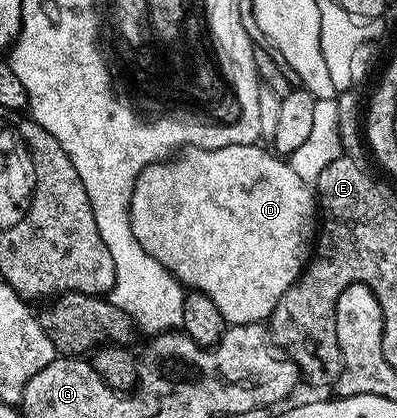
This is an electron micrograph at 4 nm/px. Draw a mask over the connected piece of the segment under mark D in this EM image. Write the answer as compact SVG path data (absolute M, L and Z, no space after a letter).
M260 143L228 144L222 148L190 146L178 151L172 158L149 164L137 175L129 203L131 230L135 234L139 246L143 246L143 250L147 250L147 254L151 254L151 258L158 260L176 280L181 281L186 289L207 294L207 298L211 298L215 302L215 306L219 306L219 314L223 314L226 325L229 326L260 324L268 321L269 317L273 315L279 298L283 298L286 290L301 277L301 271L309 262L315 243L315 233L319 228L319 205L315 199L314 189L306 184L303 178L299 178L299 174L295 174L288 159L274 154L268 147L265 147L266 149L261 147Z

